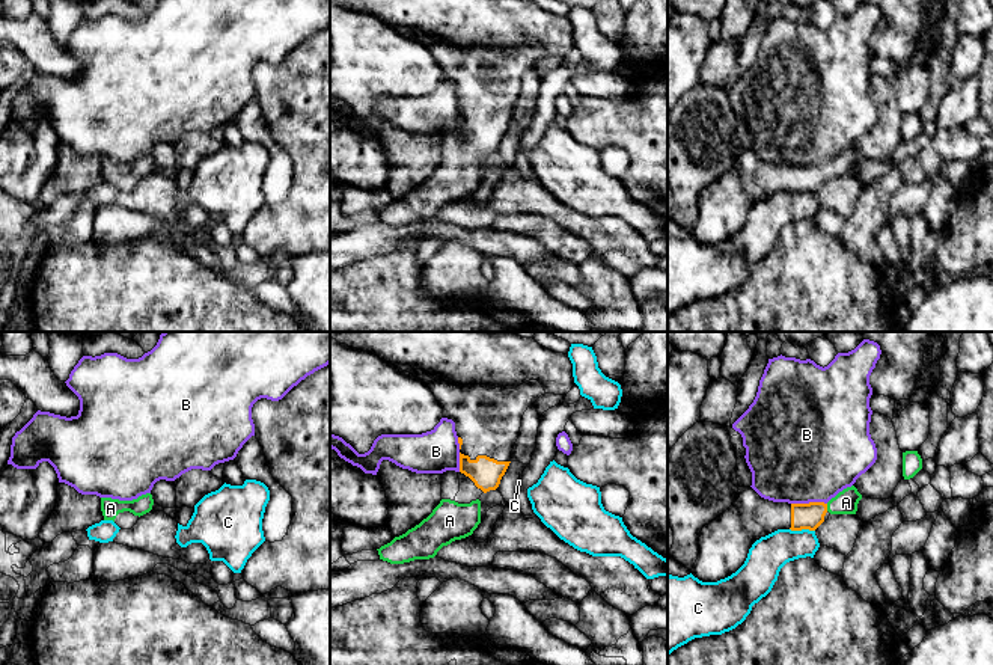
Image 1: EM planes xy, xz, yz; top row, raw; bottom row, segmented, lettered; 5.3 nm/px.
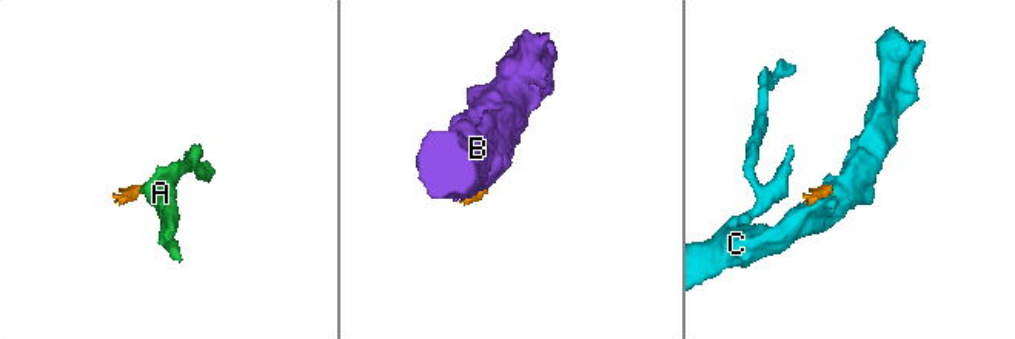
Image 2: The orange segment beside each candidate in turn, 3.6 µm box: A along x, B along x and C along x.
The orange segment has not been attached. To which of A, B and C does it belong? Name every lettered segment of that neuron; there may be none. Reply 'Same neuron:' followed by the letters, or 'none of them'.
Same neuron: A

